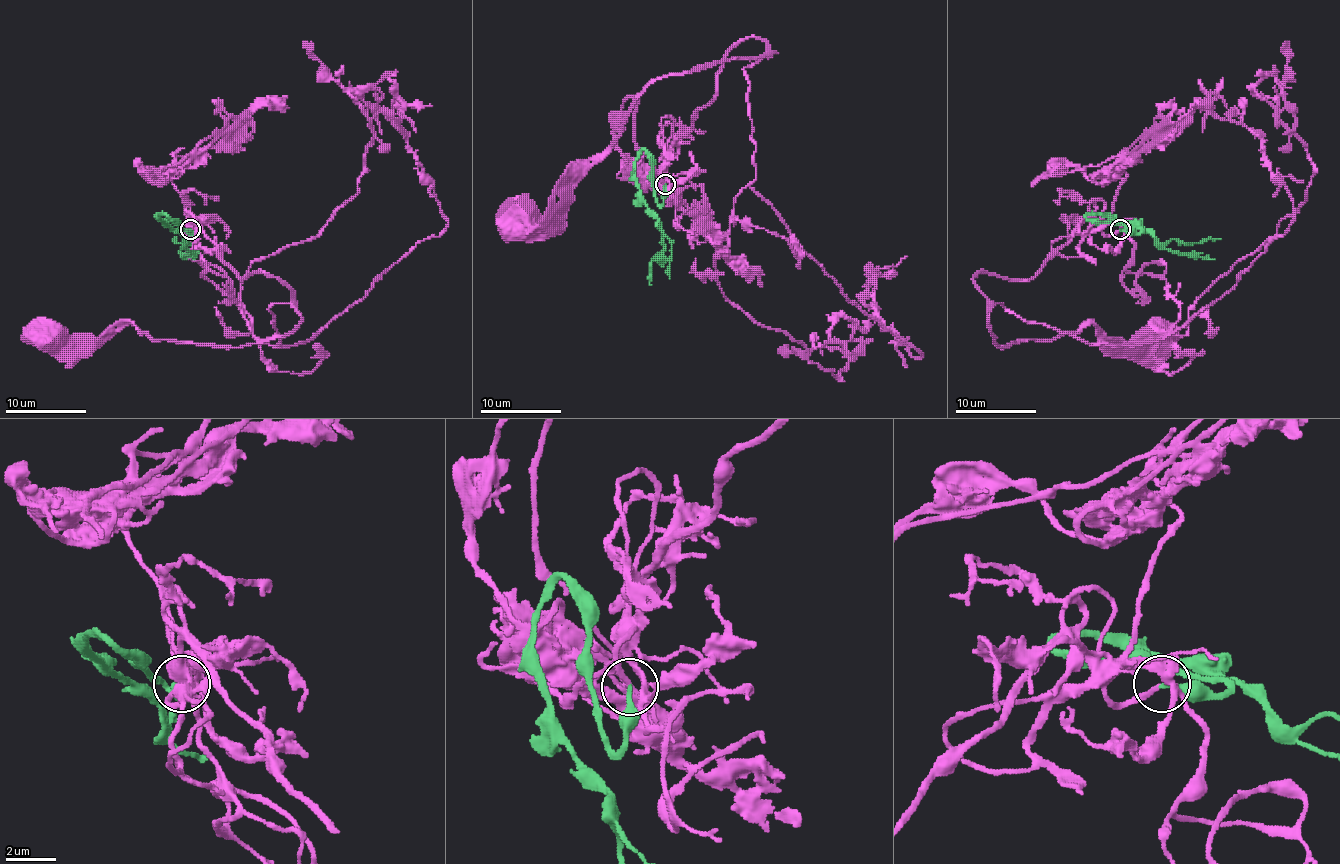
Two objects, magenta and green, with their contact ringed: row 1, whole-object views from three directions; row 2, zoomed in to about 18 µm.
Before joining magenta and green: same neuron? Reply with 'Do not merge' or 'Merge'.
Merge

